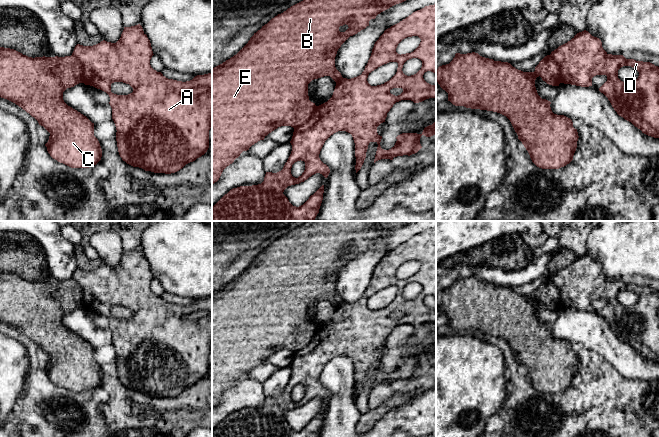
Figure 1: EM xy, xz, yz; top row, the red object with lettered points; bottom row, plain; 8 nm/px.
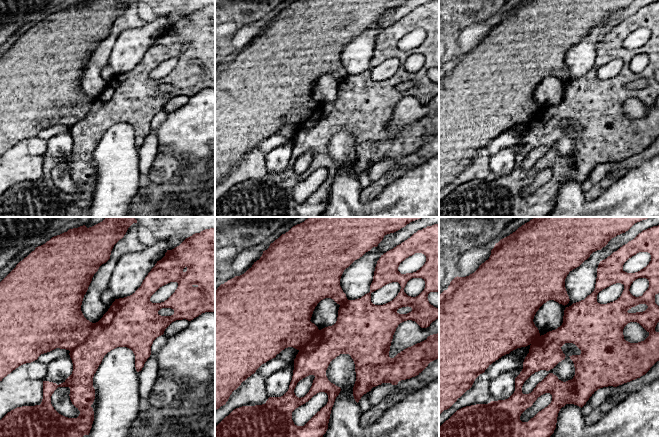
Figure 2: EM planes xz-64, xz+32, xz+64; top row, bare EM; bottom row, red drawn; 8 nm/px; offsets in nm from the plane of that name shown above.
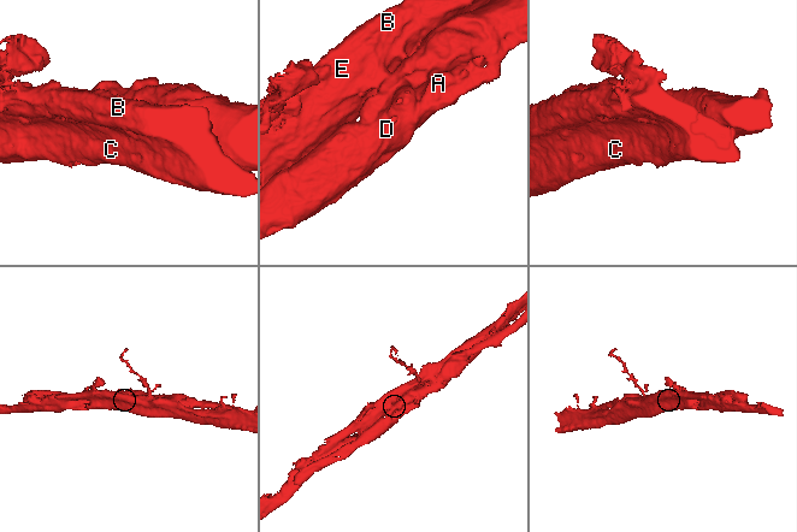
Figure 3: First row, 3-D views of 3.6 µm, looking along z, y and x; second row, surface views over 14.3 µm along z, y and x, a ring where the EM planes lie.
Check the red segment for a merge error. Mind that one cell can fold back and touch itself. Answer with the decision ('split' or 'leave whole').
split

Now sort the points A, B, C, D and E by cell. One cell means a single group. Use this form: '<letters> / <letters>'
A D / B C E

